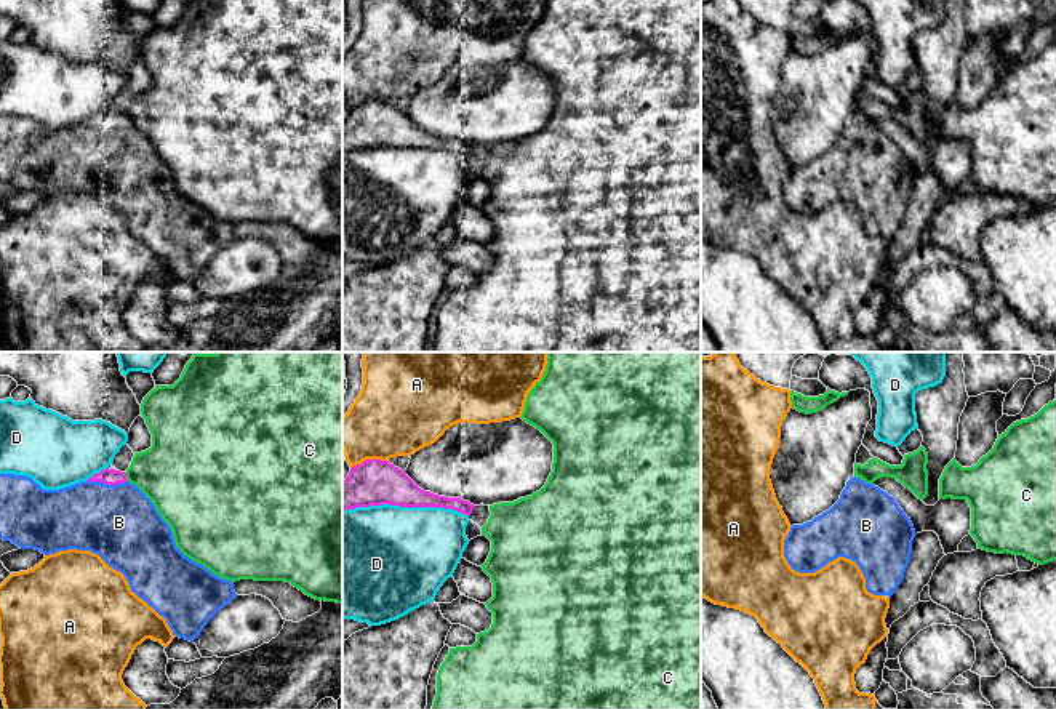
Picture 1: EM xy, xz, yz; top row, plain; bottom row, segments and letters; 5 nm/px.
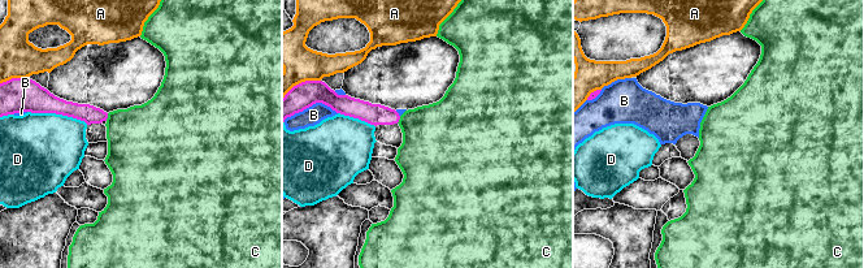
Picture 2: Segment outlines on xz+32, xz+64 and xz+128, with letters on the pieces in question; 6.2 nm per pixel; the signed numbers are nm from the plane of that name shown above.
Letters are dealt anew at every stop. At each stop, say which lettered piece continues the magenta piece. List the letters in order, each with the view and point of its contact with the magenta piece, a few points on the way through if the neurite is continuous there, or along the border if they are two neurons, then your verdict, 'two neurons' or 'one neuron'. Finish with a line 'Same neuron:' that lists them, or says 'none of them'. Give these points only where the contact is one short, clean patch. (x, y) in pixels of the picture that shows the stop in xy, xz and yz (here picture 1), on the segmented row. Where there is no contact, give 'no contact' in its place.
A: meets magenta in xz at (368, 460); two neurons
B: meets magenta in xy at (108, 484); two neurons
C: meets magenta in xy at (125, 477); border along xy (124, 472), (128, 480); two neurons
D: meets magenta in xz at (405, 506); two neurons
Same neuron: none of them

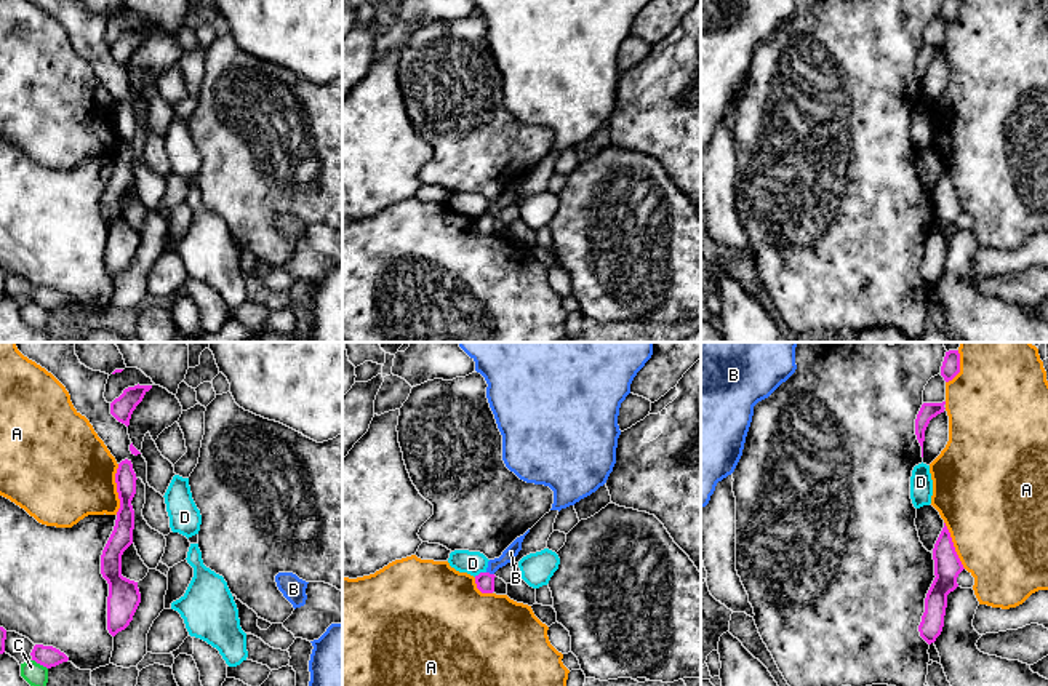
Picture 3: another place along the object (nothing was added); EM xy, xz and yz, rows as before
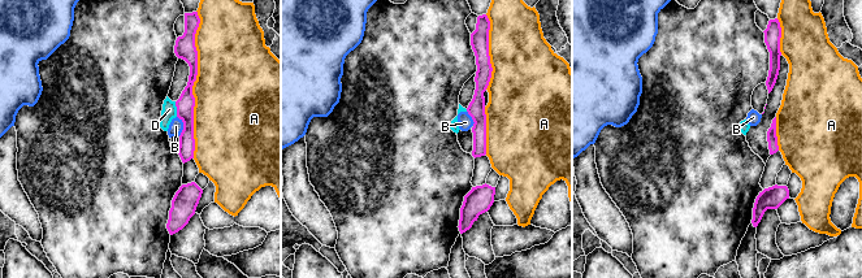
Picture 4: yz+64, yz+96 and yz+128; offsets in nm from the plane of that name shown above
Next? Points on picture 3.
A: meets magenta in xy at (117, 490); two neurons
B: meets magenta in xz at (488, 573); border along xz (487, 571), (493, 574); two neurons
C: meets magenta in xy at (40, 664); two neurons
D: meets magenta in xz at (480, 573); two neurons
Same neuron: none of them

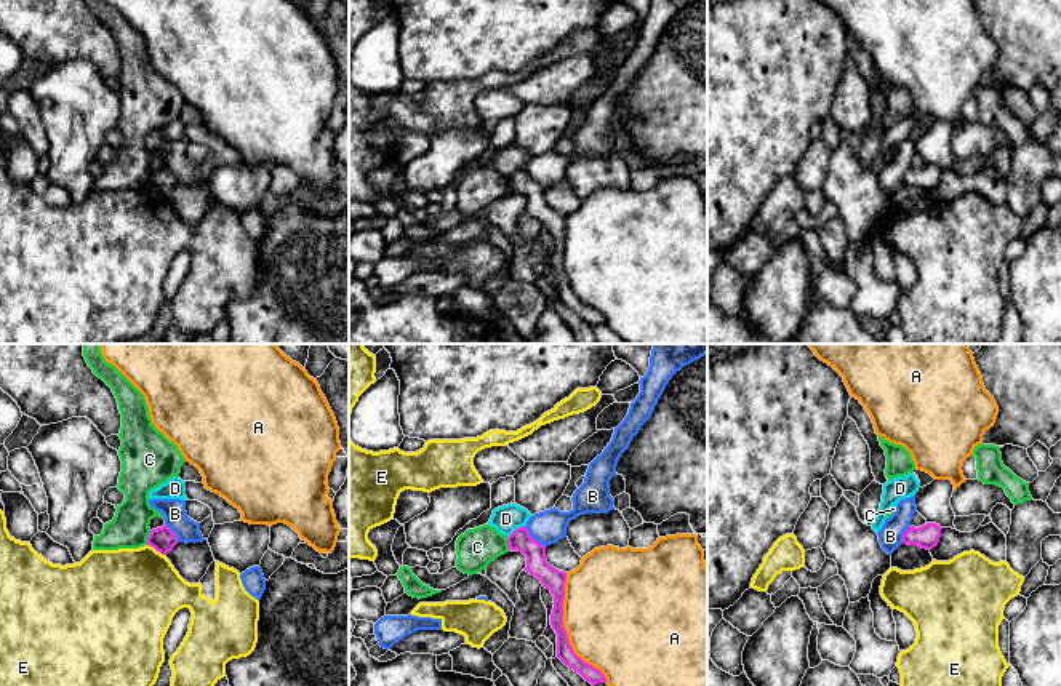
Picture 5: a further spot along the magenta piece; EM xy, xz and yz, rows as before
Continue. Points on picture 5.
A: meets magenta in xz at (565, 630); two neurons
B: meets magenta in xz at (532, 538); border along xz (524, 526), (544, 547); two neurons
C: meets magenta in xy at (148, 538); border along xy (151, 531), (146, 544); two neurons
D: meets magenta in xz at (516, 530); border along xz (524, 525), (508, 538); two neurons
E: meets magenta in xy at (157, 550); two neurons
Same neuron: none of them

